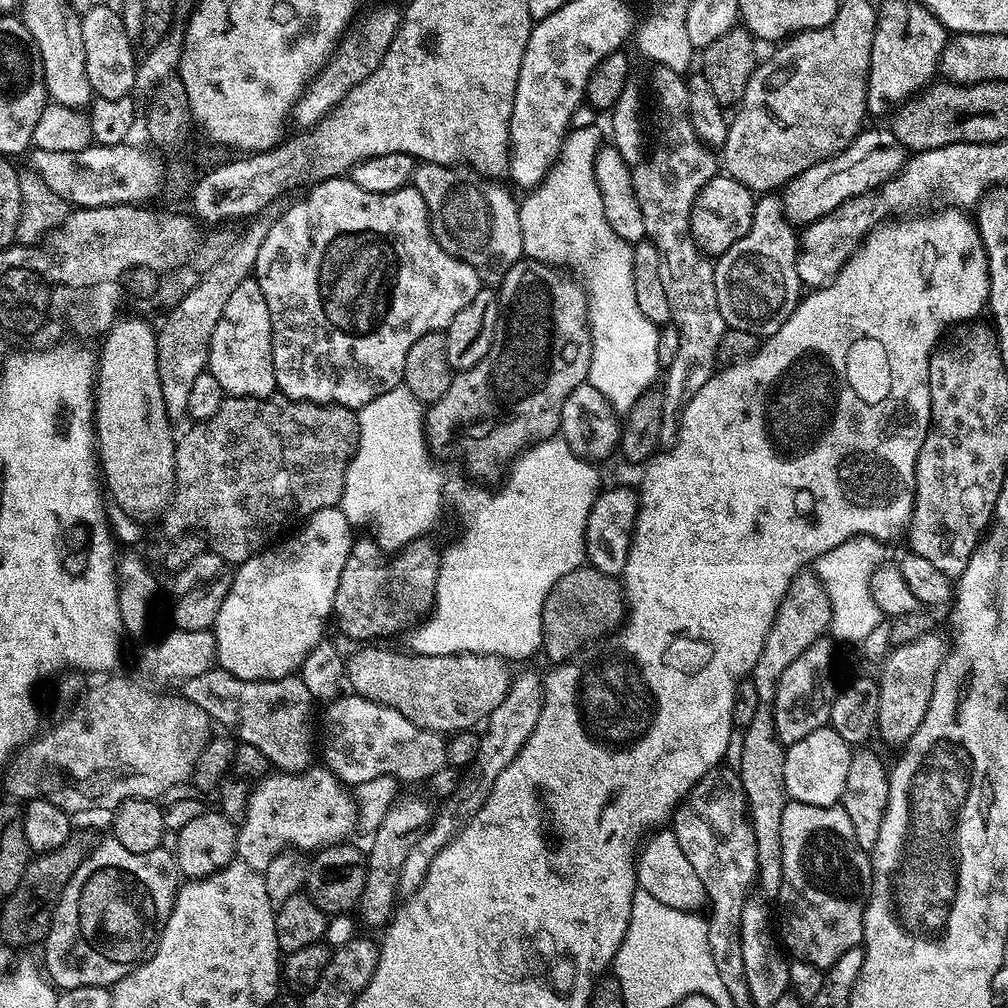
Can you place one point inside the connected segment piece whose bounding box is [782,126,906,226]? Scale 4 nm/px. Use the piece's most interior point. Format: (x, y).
(874, 157)

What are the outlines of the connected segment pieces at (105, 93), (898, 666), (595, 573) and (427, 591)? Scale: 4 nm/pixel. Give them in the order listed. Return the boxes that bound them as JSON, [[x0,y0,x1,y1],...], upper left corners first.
[[80,2,138,99],[876,634,946,746],[541,564,626,663],[332,539,441,642]]

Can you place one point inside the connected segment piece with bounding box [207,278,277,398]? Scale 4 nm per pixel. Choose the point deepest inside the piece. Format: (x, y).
(246, 315)

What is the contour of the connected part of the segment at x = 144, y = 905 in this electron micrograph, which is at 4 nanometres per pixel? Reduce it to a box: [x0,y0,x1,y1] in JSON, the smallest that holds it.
[42,838,182,990]

